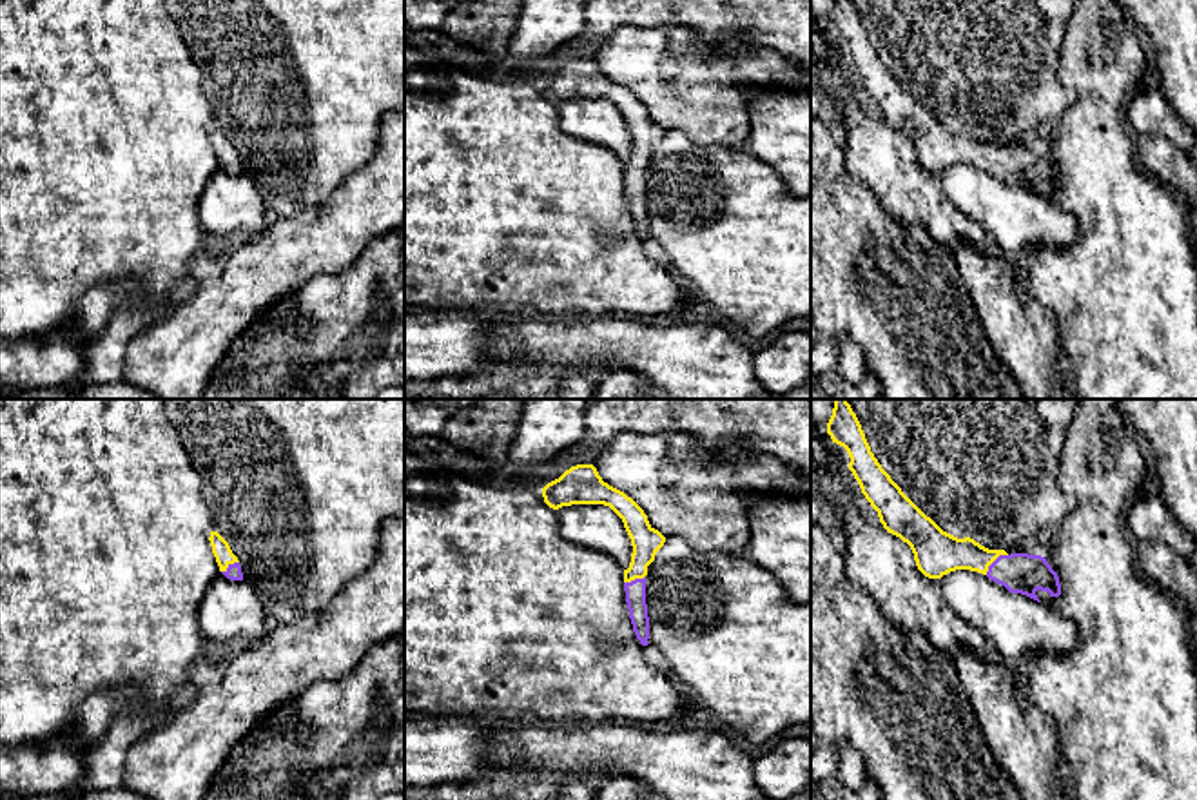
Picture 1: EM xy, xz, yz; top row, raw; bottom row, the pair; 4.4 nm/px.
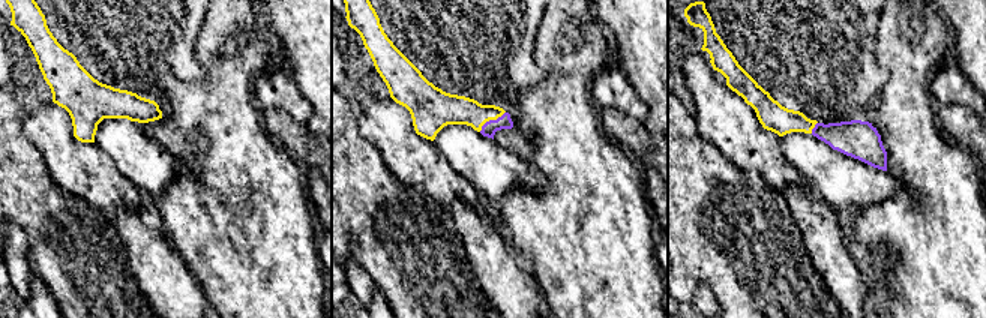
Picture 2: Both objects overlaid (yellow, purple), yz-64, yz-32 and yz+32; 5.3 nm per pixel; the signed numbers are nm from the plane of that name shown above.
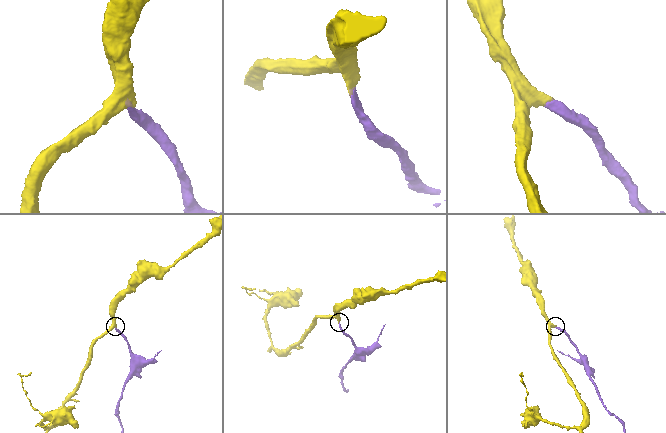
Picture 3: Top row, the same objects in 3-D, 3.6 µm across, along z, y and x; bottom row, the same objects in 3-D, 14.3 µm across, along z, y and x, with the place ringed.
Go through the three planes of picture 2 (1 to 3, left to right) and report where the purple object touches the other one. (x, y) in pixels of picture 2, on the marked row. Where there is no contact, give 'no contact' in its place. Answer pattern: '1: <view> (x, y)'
1: no contact
2: yz-32 (491, 119)
3: yz+32 (814, 126)

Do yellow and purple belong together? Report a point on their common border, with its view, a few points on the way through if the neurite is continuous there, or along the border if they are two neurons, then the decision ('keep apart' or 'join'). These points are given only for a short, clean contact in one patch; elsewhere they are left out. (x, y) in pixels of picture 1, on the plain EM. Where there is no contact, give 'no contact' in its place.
yz (994, 153) | across yz (938, 147), (994, 153), (1005, 164), (1023, 167) | join

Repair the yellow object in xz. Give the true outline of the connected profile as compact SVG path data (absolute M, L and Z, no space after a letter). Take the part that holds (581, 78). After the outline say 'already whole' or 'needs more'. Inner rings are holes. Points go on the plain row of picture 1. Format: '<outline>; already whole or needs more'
M593 58L571 60L542 82L542 91L553 103L571 98L604 98L622 112L633 140L629 161L624 163L626 196L633 225L640 238L647 239L646 169L666 131L649 118L647 109L631 91L604 76Z; needs more

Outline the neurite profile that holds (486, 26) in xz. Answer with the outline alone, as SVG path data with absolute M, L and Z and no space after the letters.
M470 0L446 16L441 31L499 63L508 54L521 7L522 0Z

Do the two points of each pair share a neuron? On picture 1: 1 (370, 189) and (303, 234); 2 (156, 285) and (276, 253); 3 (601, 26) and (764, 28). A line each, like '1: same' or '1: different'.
1: same
2: different
3: same

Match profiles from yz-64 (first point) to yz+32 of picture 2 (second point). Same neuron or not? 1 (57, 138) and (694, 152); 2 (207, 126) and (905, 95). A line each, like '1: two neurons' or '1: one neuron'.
1: two neurons
2: one neuron

